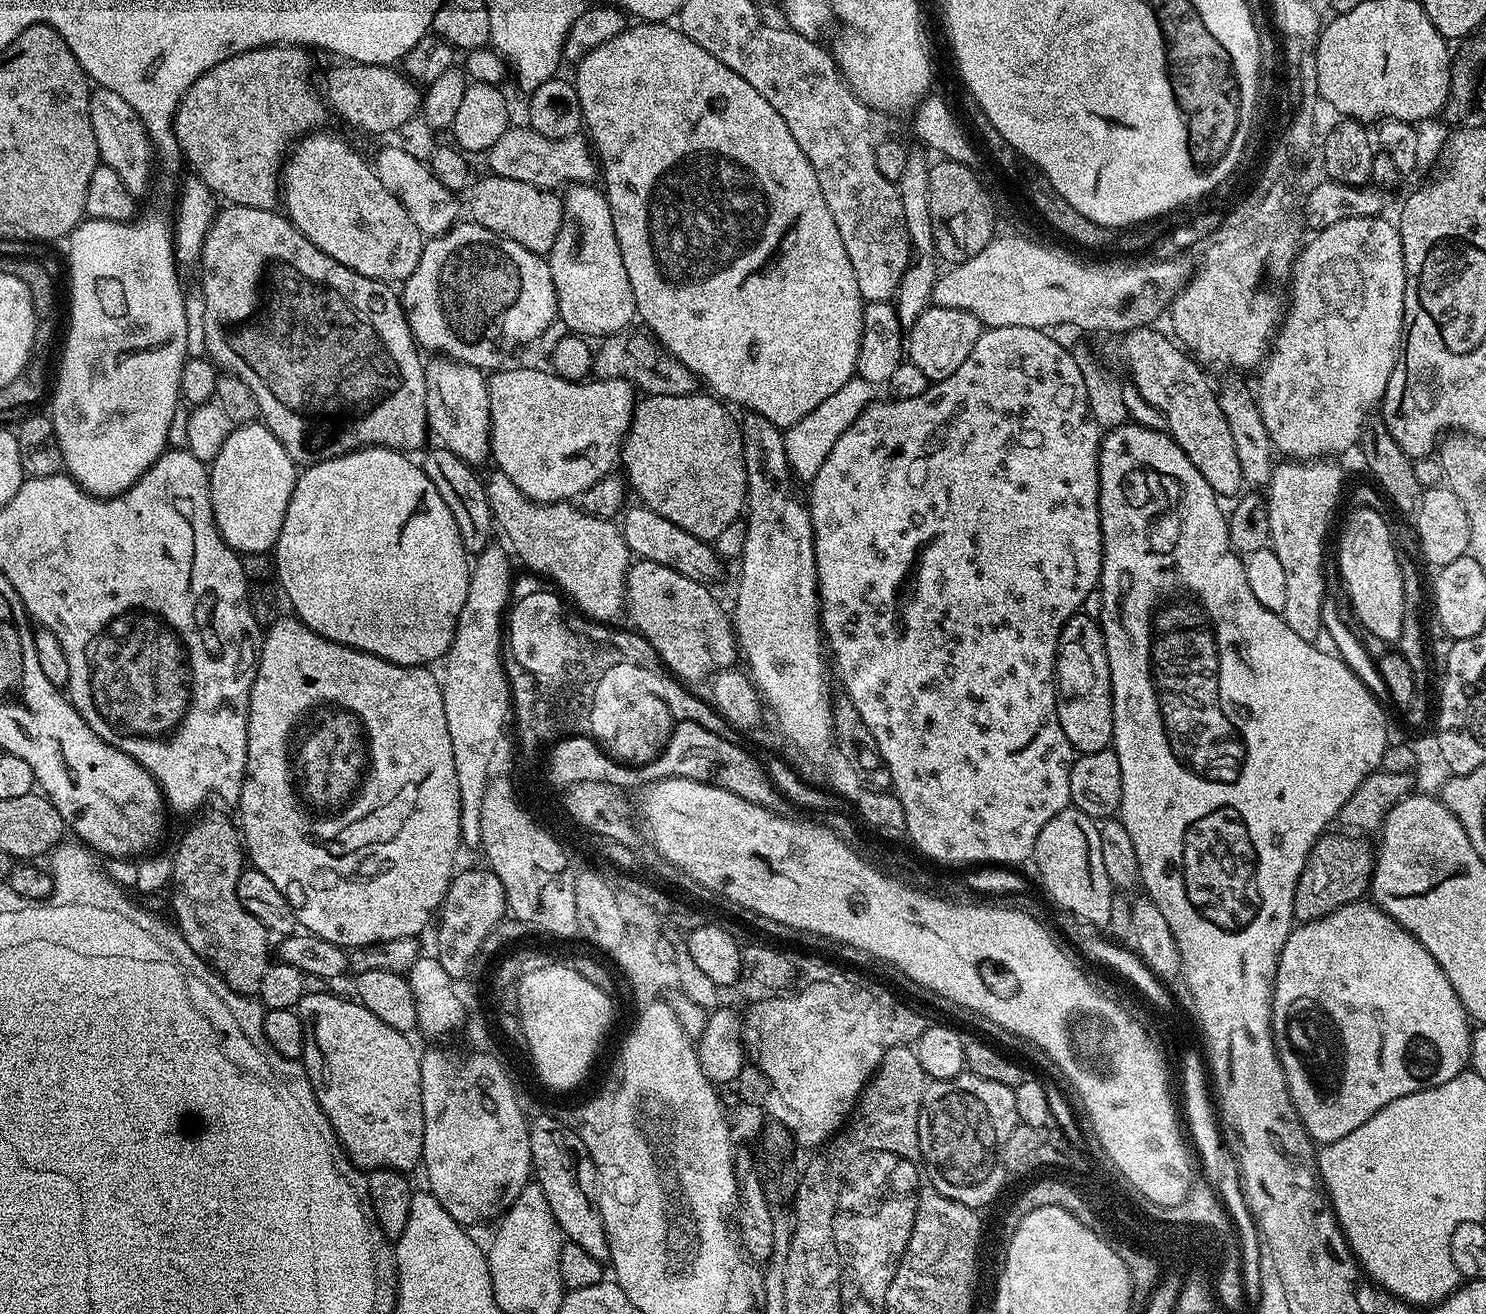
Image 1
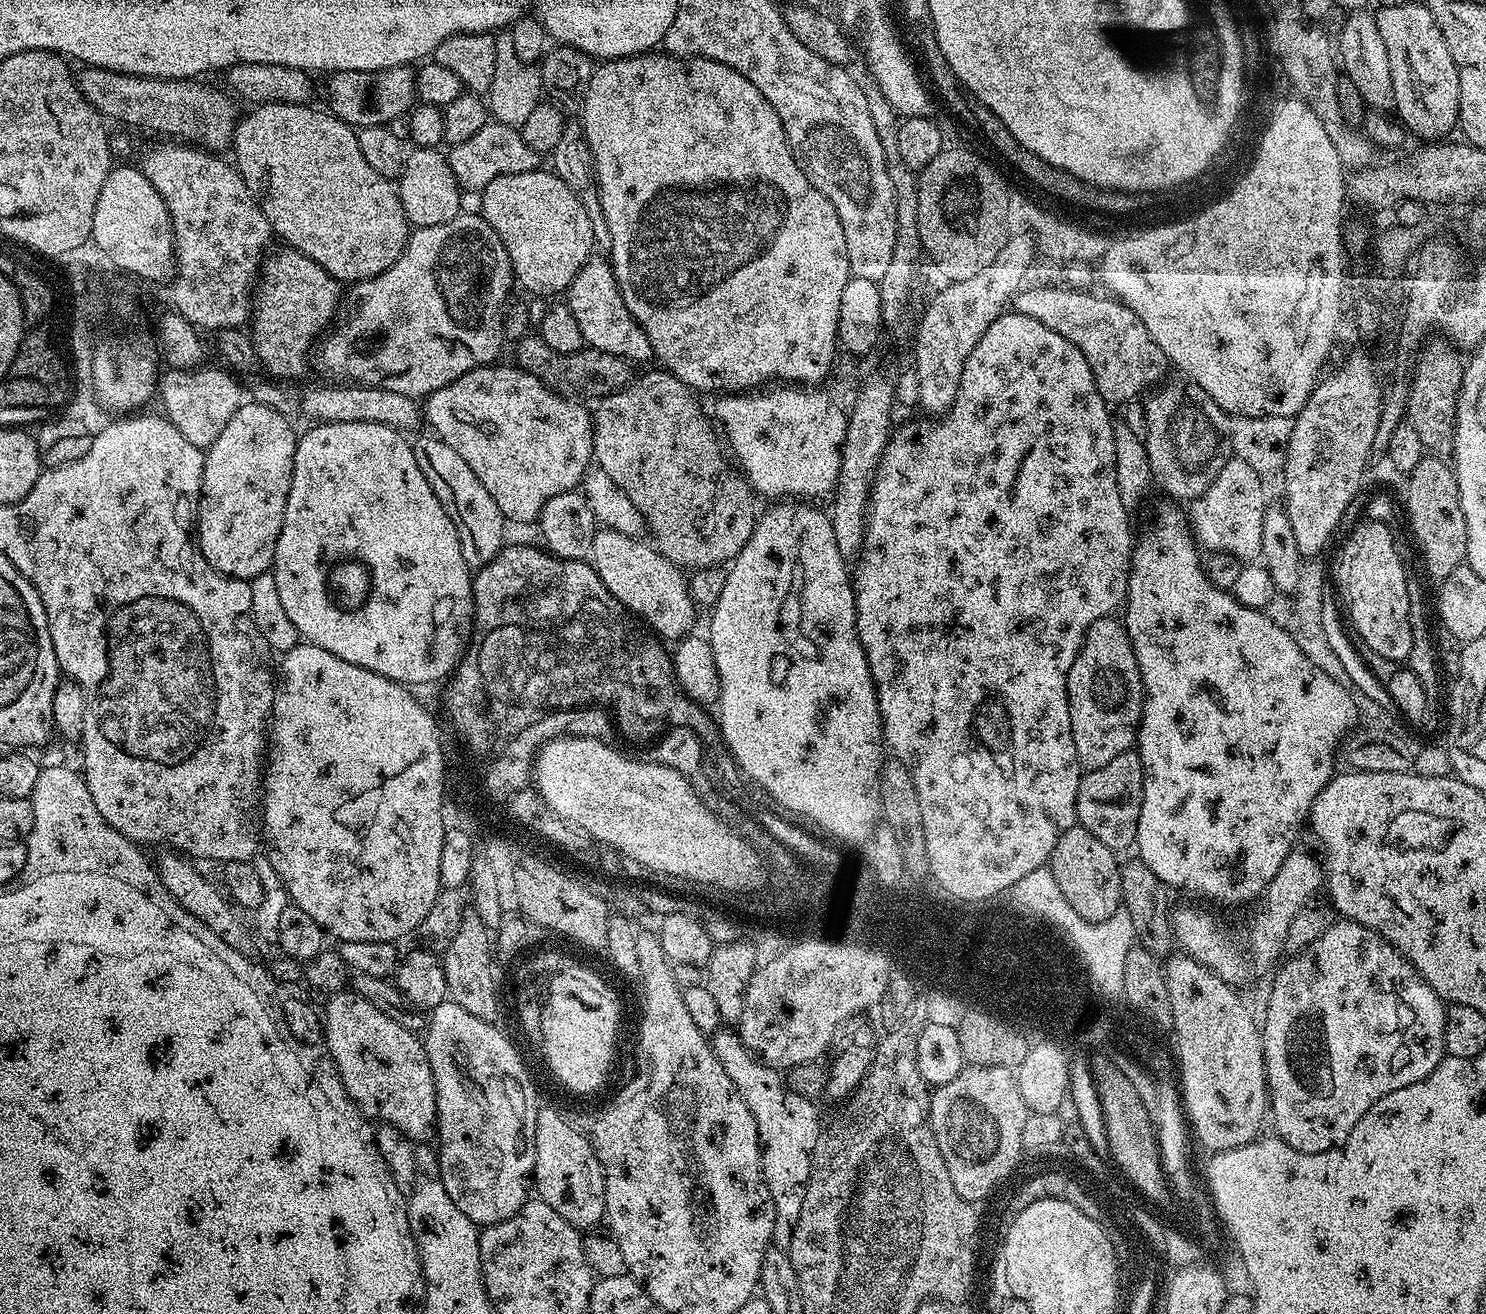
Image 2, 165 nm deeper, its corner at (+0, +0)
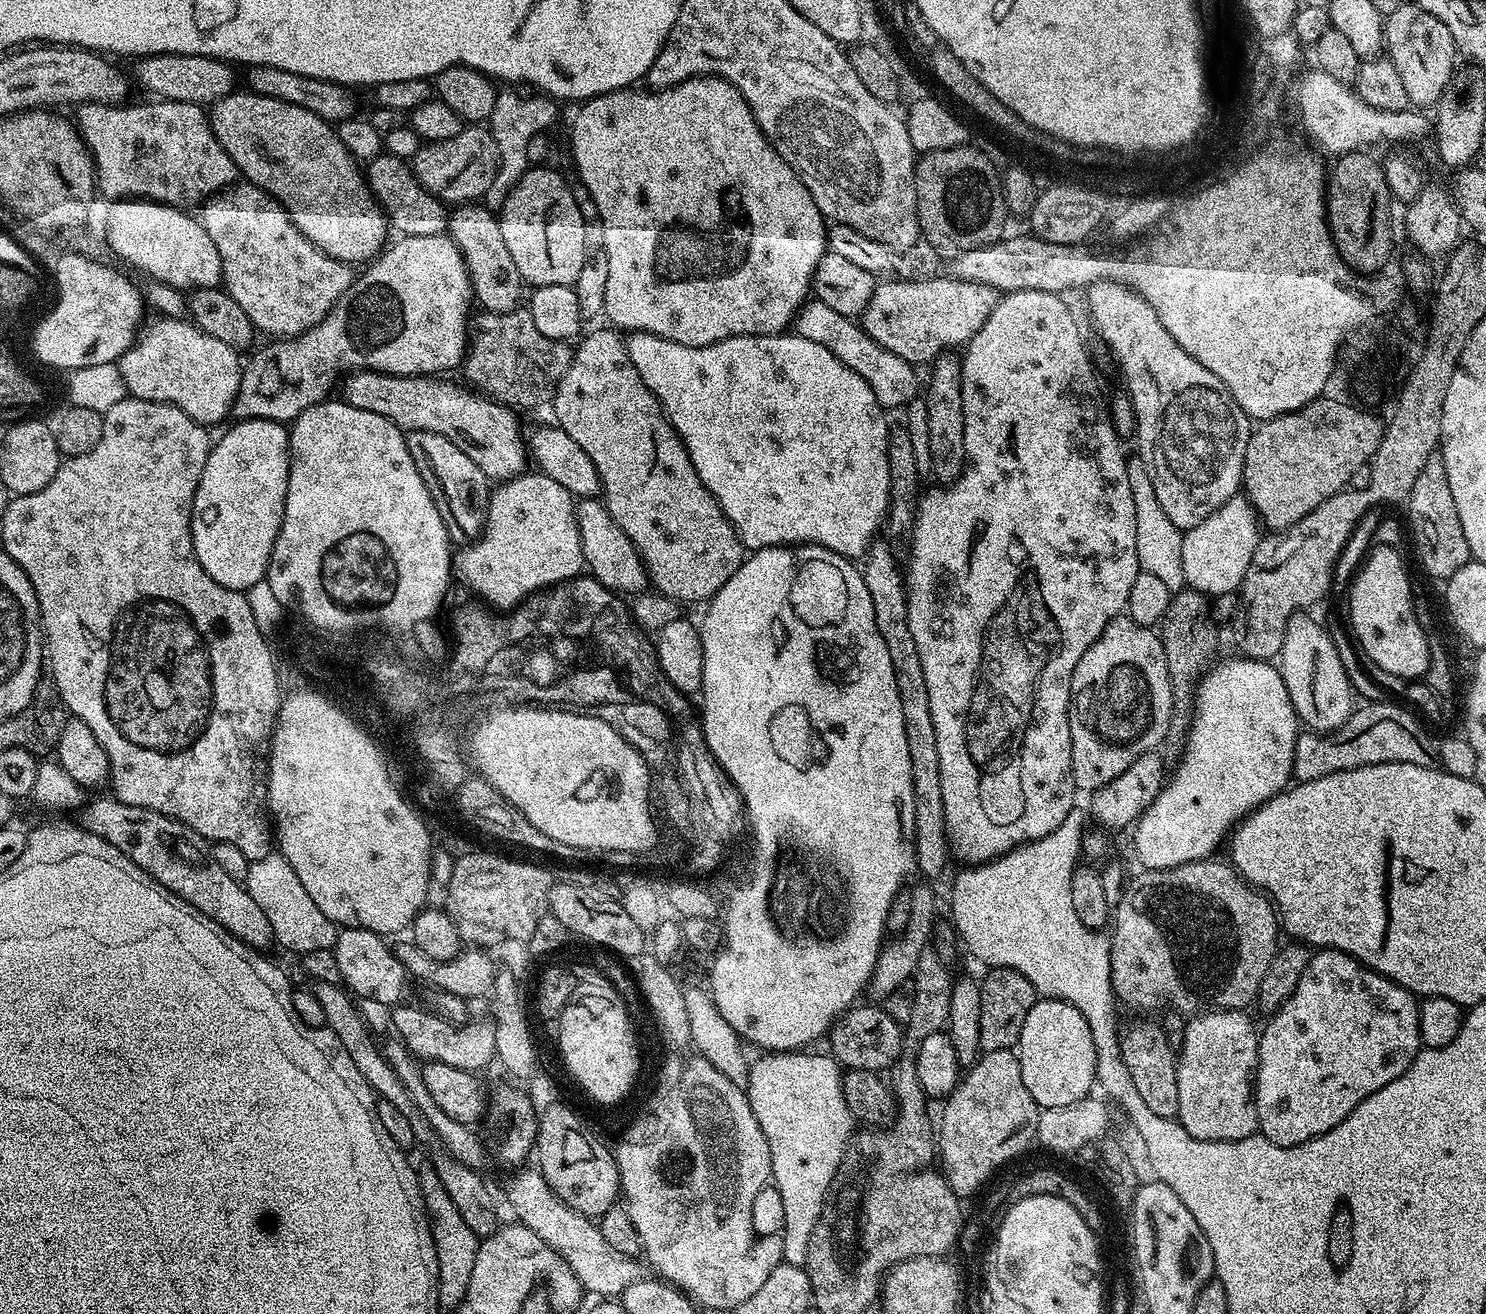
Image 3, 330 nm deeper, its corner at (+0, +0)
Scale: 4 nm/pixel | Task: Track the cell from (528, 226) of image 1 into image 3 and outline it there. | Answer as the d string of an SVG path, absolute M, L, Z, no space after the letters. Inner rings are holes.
M532 166L522 174L522 178L508 192L507 198L498 209L503 241L514 258L523 283L533 288L542 286L573 285L581 273L582 262L585 261L585 227L579 202L574 200L569 181L564 181L549 166Z

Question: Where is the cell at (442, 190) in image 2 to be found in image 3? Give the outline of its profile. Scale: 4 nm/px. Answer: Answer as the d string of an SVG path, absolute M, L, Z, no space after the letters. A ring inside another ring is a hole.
M389 154L367 161L366 179L372 196L384 211L393 233L400 236L442 236L448 232L449 209L416 181L416 175L403 159Z

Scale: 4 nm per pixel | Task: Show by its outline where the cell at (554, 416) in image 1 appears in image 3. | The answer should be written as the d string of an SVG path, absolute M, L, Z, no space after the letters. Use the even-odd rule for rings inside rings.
M349 372L343 377L342 388L344 403L354 406L358 410L370 410L370 414L382 414L390 422L394 422L405 433L433 432L442 434L442 438L450 438L478 470L492 482L503 482L519 476L525 471L526 440L520 437L520 420L515 411L506 404L499 404L496 400L489 400L487 396L465 386L463 383L451 384L448 378L430 376L391 376L381 372Z

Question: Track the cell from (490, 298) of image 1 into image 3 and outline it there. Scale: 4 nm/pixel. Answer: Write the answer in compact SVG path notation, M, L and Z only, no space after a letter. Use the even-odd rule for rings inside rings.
M448 234L442 236L400 236L397 241L397 244L393 248L391 246L385 247L380 255L375 257L363 269L365 272L361 276L359 273L353 279L350 287L342 294L342 298L338 298L335 306L322 318L322 322L318 322L310 331L303 332L300 336L273 339L271 342L268 342L272 344L266 345L265 348L258 349L259 347L257 347L251 353L251 355L253 354L252 361L249 364L247 361L243 365L238 394L236 395L235 402L232 404L231 415L236 420L294 421L310 406L323 404L325 400L329 399L331 392L328 391L335 384L337 387L341 377L349 372L381 372L382 374L390 374L391 376L430 376L433 374L448 374L451 368L459 369L461 367L470 339L470 315L468 316L468 307L474 304L471 280L468 277L463 254Z

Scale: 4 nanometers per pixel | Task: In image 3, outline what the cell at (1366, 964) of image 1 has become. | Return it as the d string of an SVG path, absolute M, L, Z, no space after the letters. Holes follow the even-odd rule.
M1333 948L1317 951L1309 959L1302 978L1298 978L1298 986L1294 990L1294 994L1290 994L1290 998L1279 1010L1271 1013L1269 1020L1272 1021L1265 1028L1262 1028L1258 1036L1260 1045L1258 1046L1254 1095L1256 1097L1256 1123L1259 1135L1265 1136L1270 1142L1274 1142L1283 1148L1292 1148L1296 1144L1313 1140L1315 1136L1326 1134L1331 1128L1338 1126L1338 1122L1345 1120L1363 1100L1370 1098L1370 1094L1382 1090L1382 1086L1394 1082L1394 1078L1401 1076L1414 1062L1417 1052L1422 1047L1420 1043L1420 1027L1418 1026L1419 1013L1418 1000L1413 993L1407 992L1405 988L1398 986L1385 976L1379 976L1373 968L1360 964L1350 954L1339 952Z

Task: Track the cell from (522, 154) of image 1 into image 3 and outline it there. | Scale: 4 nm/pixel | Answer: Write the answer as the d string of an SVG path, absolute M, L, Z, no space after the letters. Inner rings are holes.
M466 126L446 142L425 143L410 160L416 181L445 205L459 206L479 201L494 182L498 161L491 131L484 126Z

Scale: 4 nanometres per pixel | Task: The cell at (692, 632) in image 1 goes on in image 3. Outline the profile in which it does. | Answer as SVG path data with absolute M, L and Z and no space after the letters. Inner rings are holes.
M584 498L576 504L576 521L578 534L584 551L584 562L590 575L602 586L614 593L635 594L645 591L650 581L644 566L644 561L636 553L635 546L626 538L622 526L614 522L614 518L604 507L600 498Z

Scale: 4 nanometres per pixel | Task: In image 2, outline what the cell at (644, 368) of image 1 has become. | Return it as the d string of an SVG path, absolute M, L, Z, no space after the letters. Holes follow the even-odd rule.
M529 334L515 347L515 363L525 368L534 378L538 378L547 388L554 389L562 396L569 398L584 398L580 396L596 396L603 398L614 392L621 392L634 379L633 365L621 356L606 354L597 348L587 346L574 354L558 354L558 350L550 350L539 335Z

